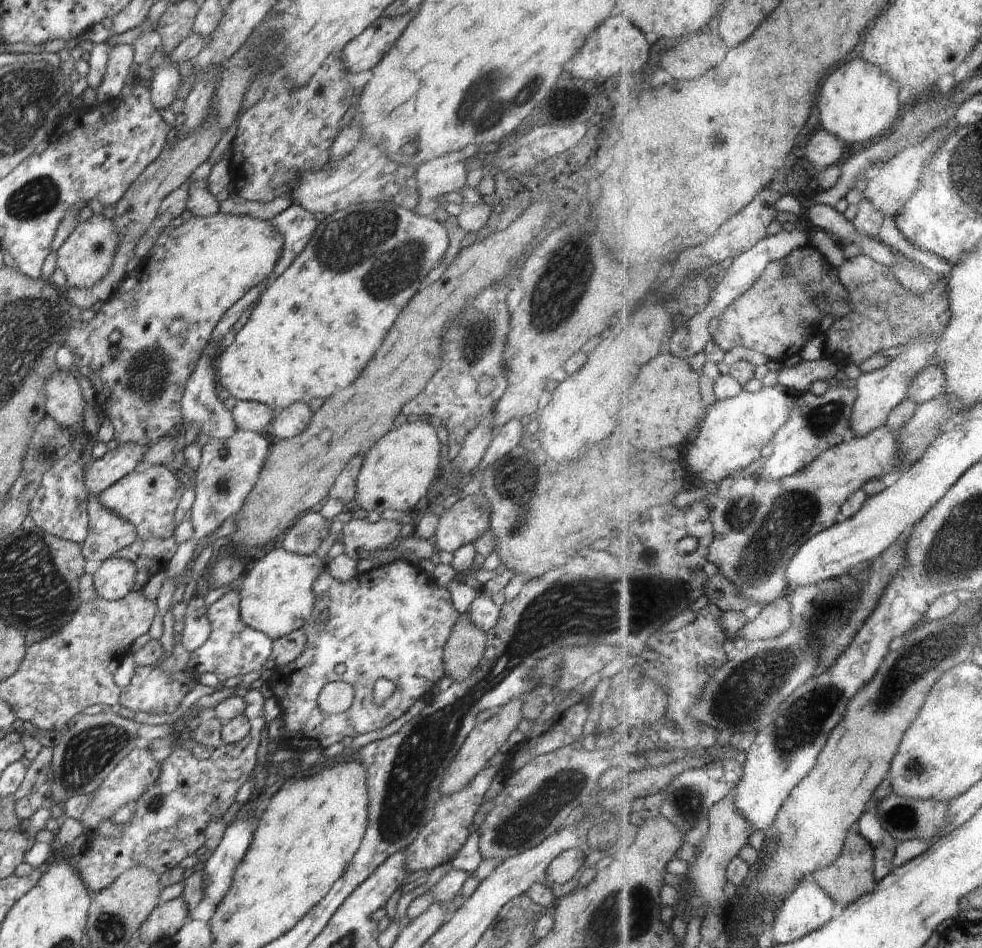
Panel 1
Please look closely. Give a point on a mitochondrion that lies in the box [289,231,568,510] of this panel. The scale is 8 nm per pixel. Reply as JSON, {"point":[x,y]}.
{"point":[479,340]}

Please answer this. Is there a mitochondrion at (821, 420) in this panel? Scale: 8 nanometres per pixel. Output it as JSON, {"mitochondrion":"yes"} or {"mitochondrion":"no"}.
{"mitochondrion":"yes"}

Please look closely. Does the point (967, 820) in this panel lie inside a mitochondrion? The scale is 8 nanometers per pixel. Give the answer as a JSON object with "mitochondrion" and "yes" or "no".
{"mitochondrion":"no"}

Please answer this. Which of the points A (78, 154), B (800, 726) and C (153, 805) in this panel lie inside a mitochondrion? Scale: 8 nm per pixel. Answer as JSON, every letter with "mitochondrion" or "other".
{"A":"other","B":"mitochondrion","C":"mitochondrion"}

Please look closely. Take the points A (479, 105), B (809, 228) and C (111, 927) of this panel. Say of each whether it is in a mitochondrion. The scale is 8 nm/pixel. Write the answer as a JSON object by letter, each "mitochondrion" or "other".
{"A":"mitochondrion","B":"other","C":"mitochondrion"}

